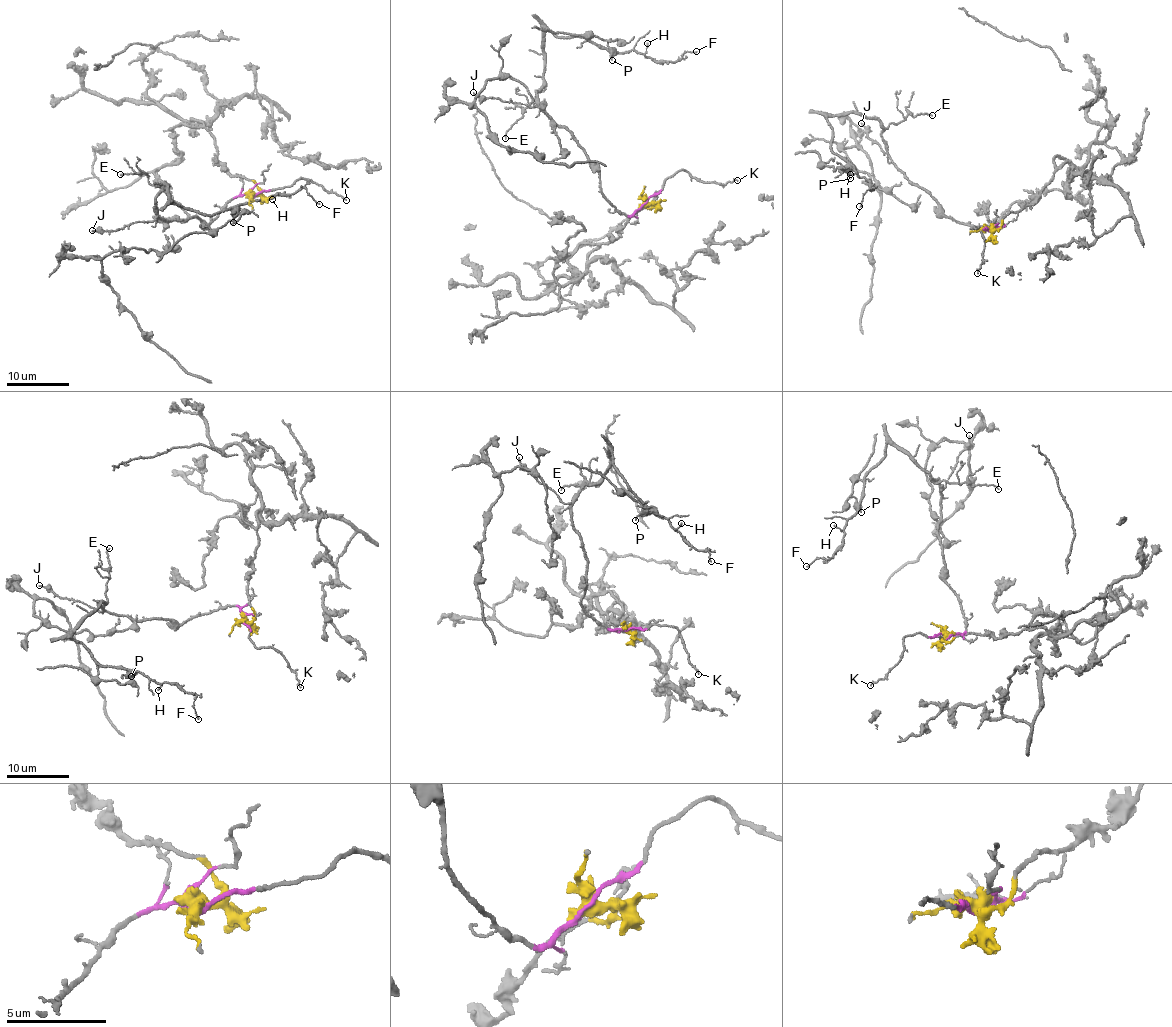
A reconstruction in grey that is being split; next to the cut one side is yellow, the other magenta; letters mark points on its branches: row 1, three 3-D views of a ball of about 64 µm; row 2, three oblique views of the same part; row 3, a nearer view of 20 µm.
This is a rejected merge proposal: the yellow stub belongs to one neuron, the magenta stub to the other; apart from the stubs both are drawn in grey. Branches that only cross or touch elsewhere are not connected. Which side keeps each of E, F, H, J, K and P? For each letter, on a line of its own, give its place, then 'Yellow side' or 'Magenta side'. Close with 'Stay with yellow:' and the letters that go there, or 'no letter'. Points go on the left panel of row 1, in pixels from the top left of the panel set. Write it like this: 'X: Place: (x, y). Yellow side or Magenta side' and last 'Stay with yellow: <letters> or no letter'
E: Place: (120, 174). Magenta side
F: Place: (319, 204). Magenta side
H: Place: (272, 199). Magenta side
J: Place: (92, 230). Magenta side
K: Place: (346, 200). Magenta side
P: Place: (233, 222). Magenta side
Stay with yellow: no letter

